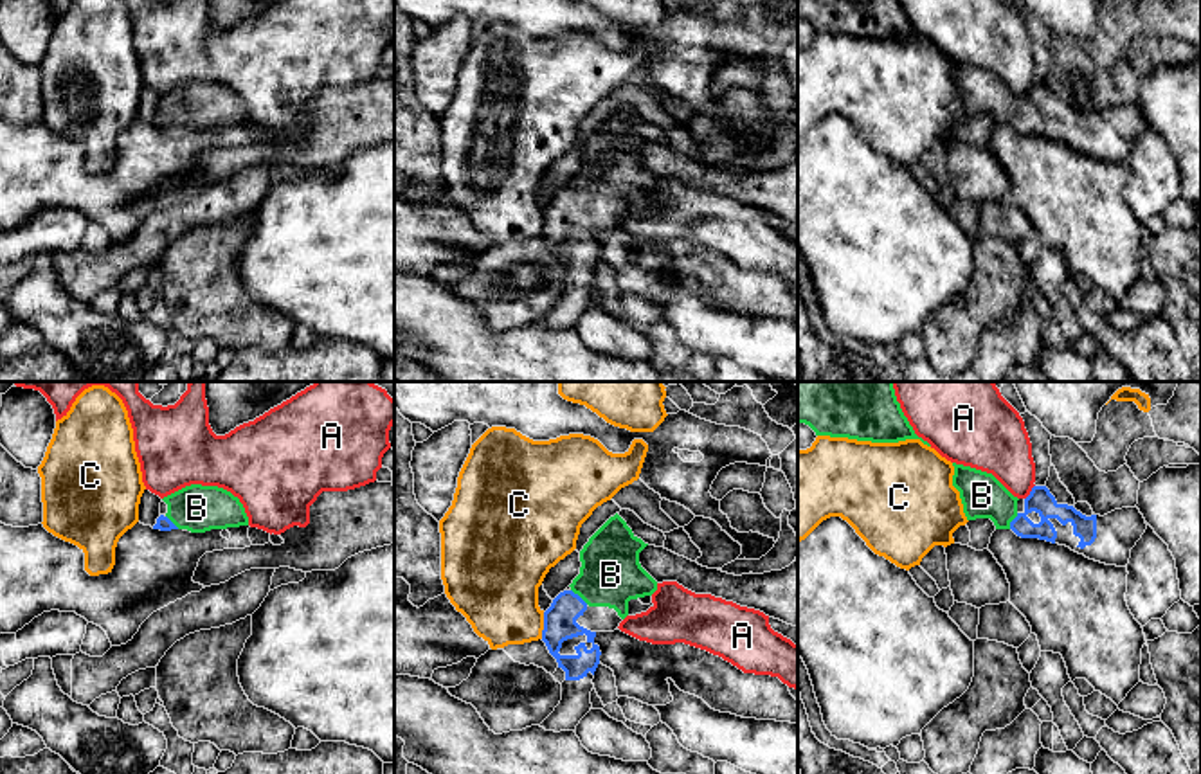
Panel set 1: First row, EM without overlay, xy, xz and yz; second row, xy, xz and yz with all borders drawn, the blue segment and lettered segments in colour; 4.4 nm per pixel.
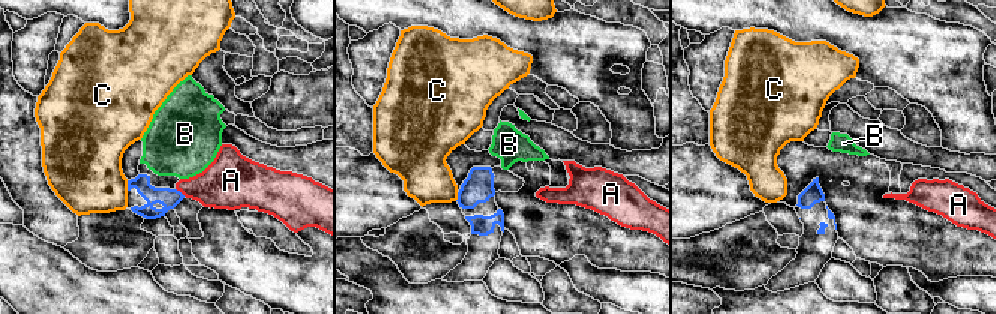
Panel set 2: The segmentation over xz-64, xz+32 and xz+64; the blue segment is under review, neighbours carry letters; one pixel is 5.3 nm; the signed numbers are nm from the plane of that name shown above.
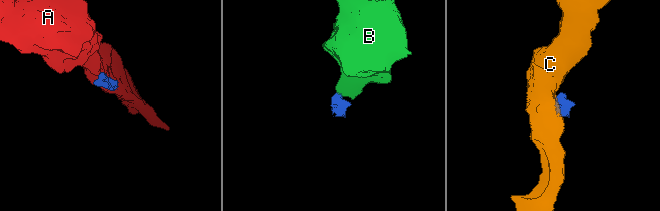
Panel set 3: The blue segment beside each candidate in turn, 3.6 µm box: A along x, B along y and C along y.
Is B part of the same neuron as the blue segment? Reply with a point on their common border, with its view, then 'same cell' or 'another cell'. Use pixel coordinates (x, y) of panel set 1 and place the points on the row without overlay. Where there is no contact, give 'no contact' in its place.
meets blue in xz at (578, 193); same cell

